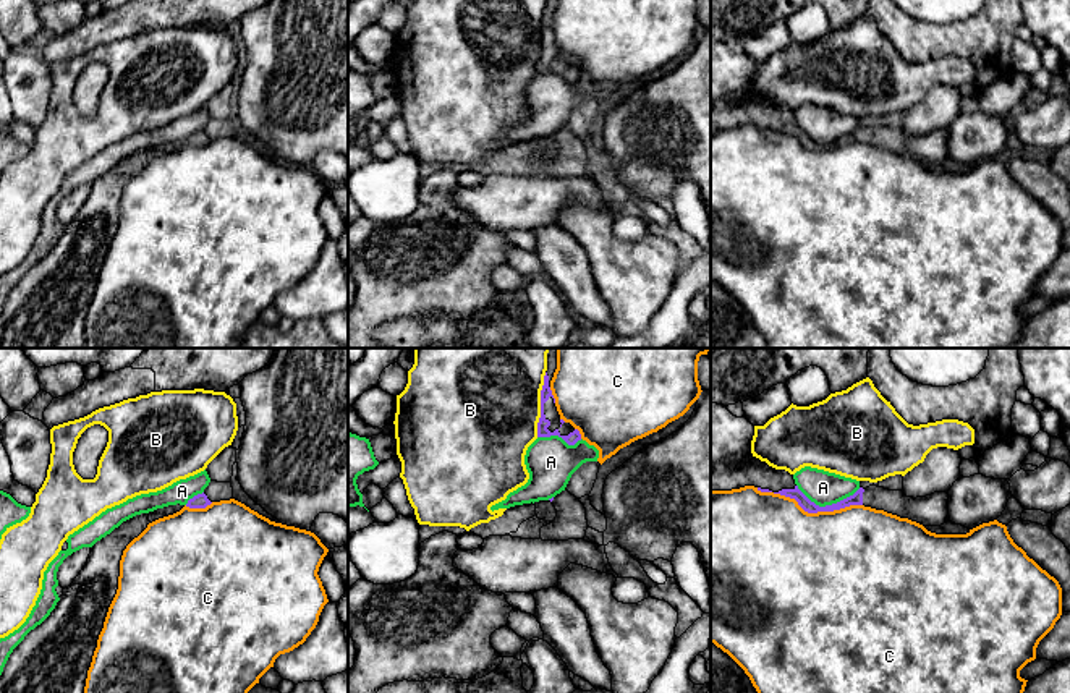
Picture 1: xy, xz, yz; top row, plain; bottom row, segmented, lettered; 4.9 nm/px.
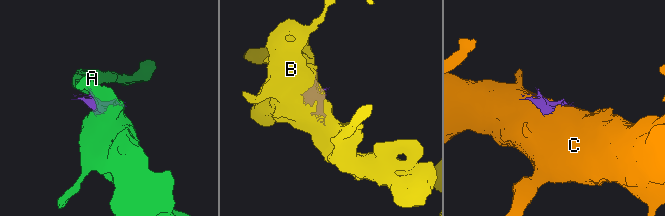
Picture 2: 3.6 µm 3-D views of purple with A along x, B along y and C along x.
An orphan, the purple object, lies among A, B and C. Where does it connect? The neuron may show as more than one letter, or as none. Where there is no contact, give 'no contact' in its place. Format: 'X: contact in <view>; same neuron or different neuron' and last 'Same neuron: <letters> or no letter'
A: contact in yz; different neuron
B: contact in xz; different neuron
C: contact in yz; different neuron
Same neuron: no letter

